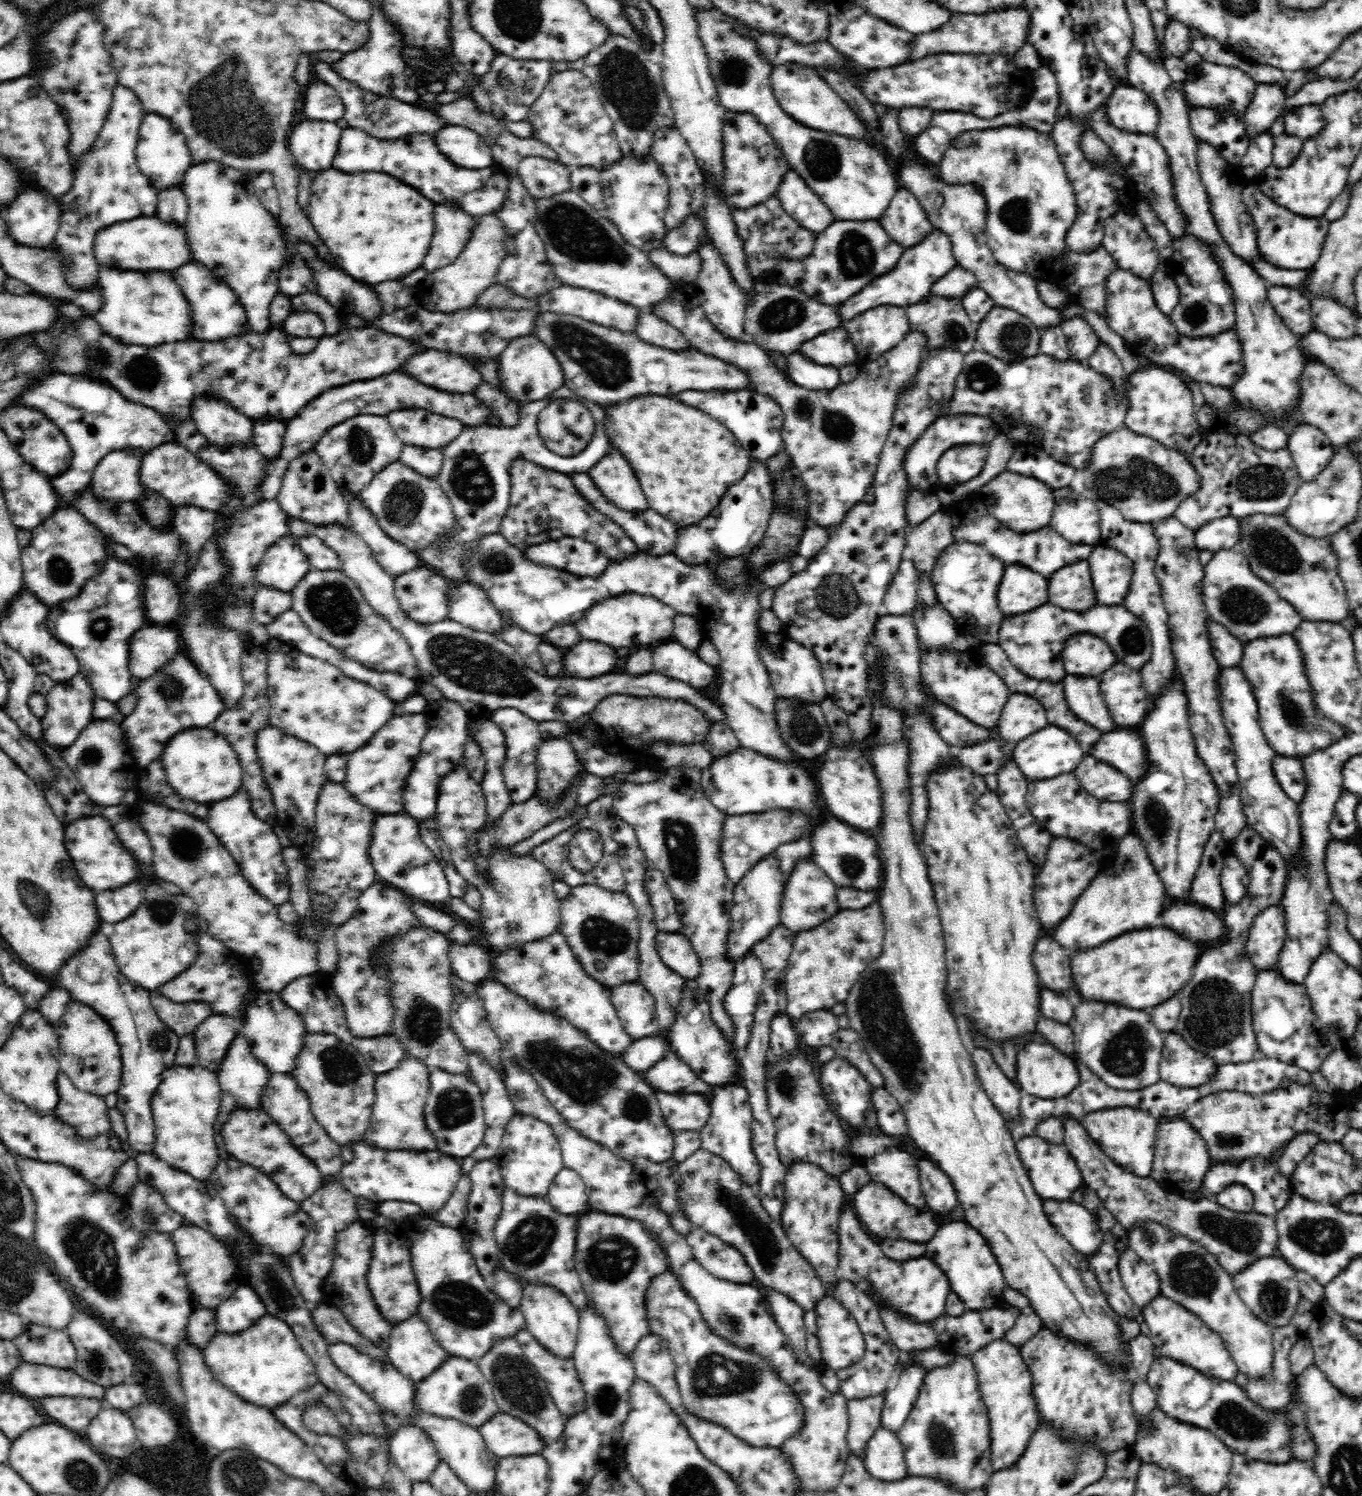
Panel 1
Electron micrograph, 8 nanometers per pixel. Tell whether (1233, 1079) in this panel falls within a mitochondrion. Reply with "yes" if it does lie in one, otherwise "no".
no

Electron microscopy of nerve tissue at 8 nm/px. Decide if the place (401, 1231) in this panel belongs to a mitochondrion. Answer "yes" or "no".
no

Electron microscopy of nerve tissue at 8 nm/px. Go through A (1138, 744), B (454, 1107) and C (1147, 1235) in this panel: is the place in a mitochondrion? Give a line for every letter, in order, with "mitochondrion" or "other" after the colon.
A: other
B: mitochondrion
C: mitochondrion

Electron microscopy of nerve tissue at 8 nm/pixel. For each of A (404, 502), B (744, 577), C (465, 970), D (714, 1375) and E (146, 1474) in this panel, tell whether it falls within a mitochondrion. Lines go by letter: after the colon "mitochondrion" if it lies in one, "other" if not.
A: mitochondrion
B: other
C: other
D: mitochondrion
E: other

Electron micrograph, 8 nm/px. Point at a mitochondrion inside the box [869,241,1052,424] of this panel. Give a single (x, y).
(980, 381)

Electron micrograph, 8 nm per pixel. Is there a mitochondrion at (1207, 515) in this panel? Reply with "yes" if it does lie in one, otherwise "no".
no

